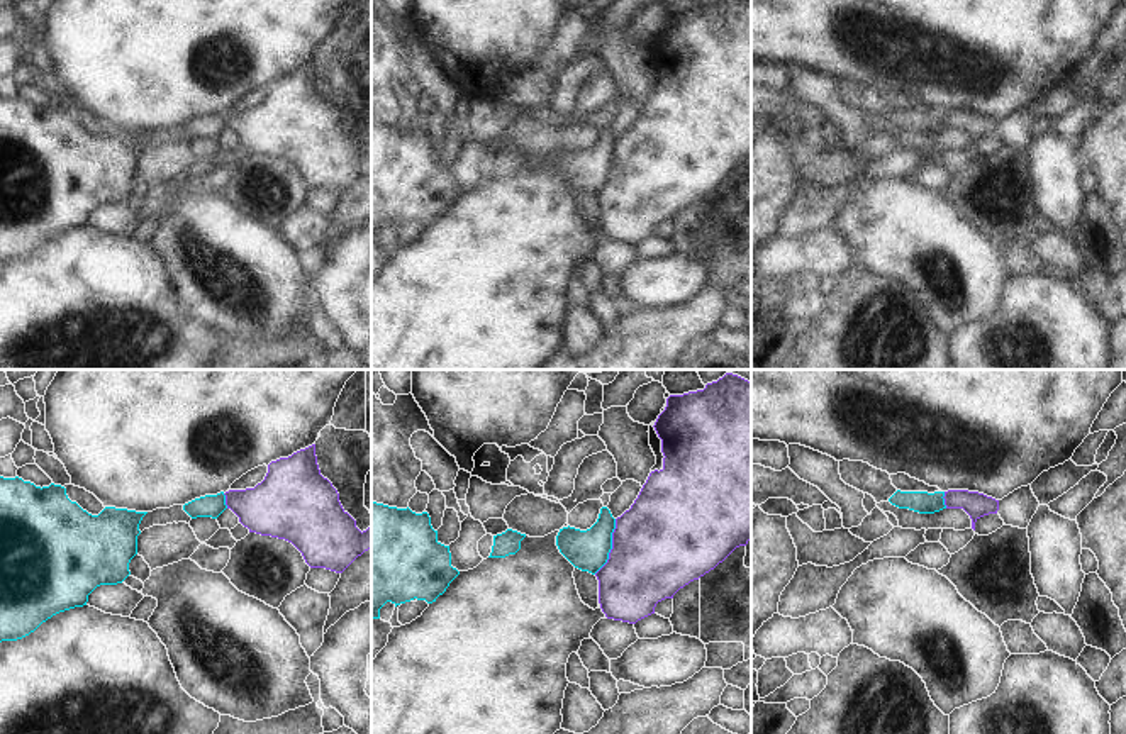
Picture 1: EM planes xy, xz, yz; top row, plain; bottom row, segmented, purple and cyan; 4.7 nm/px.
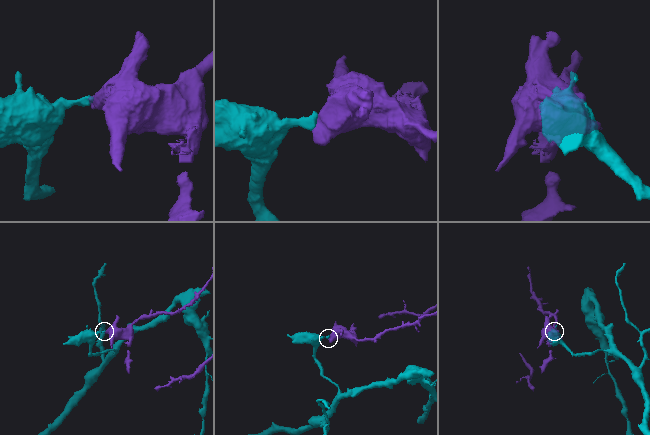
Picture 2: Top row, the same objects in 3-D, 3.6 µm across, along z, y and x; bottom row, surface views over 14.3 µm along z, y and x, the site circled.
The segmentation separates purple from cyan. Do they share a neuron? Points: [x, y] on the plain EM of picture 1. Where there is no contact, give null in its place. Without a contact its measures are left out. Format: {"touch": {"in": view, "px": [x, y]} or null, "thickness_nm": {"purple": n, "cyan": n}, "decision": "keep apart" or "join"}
{"touch": {"in": "xz", "px": [613, 166]}, "thickness_nm": {"purple": 460, "cyan": 190}, "decision": "keep apart"}

